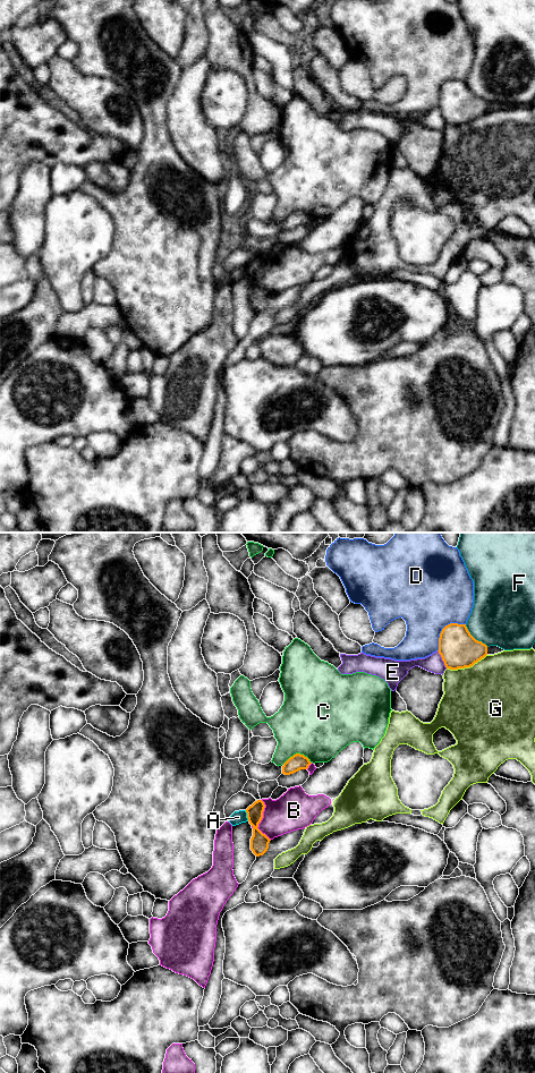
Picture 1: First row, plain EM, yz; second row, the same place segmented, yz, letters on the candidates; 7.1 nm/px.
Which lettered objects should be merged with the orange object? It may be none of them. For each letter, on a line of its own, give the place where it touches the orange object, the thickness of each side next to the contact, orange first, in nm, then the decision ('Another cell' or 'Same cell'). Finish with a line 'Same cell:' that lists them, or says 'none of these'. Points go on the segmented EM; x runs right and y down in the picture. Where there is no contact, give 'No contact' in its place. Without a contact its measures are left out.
A: Touches orange at yz (247, 816). Thickness 130 nm (orange) against 90 nm. Another cell
B: Touches orange at yz (261, 819). Thickness 130 nm (orange) against 280 nm. Another cell
C: Touches orange at yz (296, 754). Thickness 120 nm (orange) against 480 nm. Another cell
D: Touches orange at yz (442, 629). Thickness 280 nm (orange) against 480 nm. Another cell
E: Touches orange at yz (442, 660). Thickness 280 nm (orange) against 130 nm. Another cell
F: Touches orange at yz (474, 638). Thickness 280 nm (orange) against 420 nm. Another cell
G: Touches orange at yz (466, 666). Thickness 280 nm (orange) against 480 nm. Another cell
Same cell: none of these

